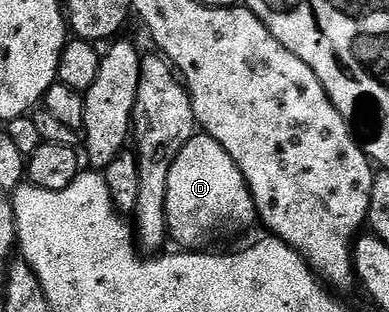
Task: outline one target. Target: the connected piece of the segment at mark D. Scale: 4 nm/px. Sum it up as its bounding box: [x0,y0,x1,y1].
[165,135,258,251]

